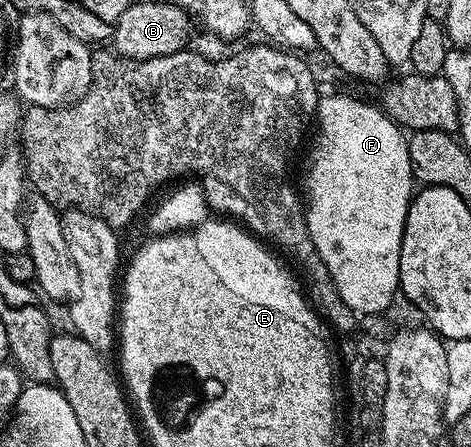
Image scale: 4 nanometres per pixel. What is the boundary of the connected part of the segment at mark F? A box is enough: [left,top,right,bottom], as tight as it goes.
[305,96,413,315]

